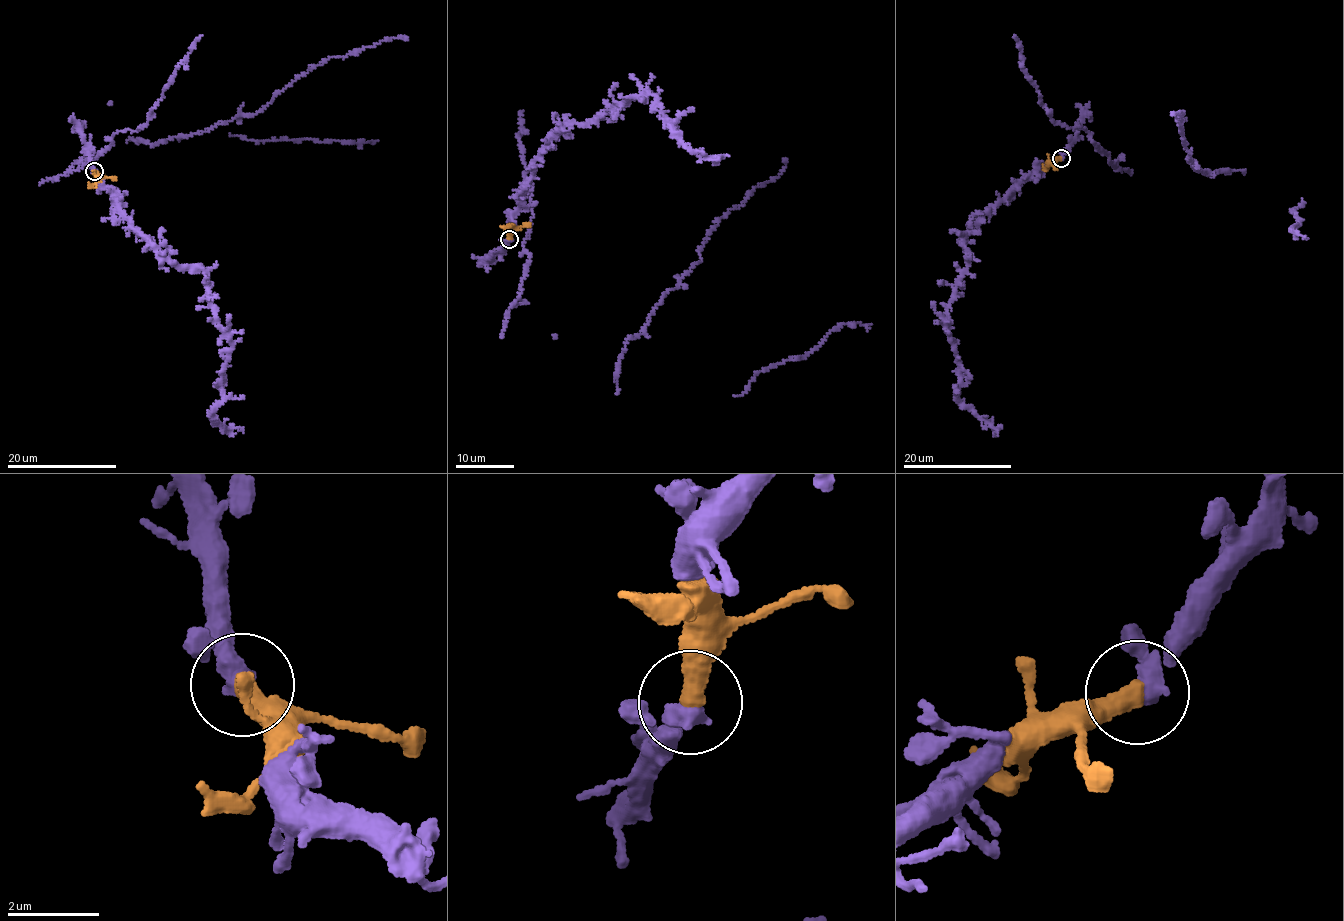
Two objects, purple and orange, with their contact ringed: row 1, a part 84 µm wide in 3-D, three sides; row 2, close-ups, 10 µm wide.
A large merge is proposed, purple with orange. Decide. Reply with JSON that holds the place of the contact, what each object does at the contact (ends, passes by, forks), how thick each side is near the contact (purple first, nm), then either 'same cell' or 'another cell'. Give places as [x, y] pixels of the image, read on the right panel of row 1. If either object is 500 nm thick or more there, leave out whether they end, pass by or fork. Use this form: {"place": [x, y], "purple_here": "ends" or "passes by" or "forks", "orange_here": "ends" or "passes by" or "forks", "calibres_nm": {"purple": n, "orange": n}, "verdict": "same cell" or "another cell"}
{"place": [1061, 158], "purple_here": "passes by", "orange_here": "ends", "calibres_nm": {"purple": 320, "orange": 440}, "verdict": "same cell"}

